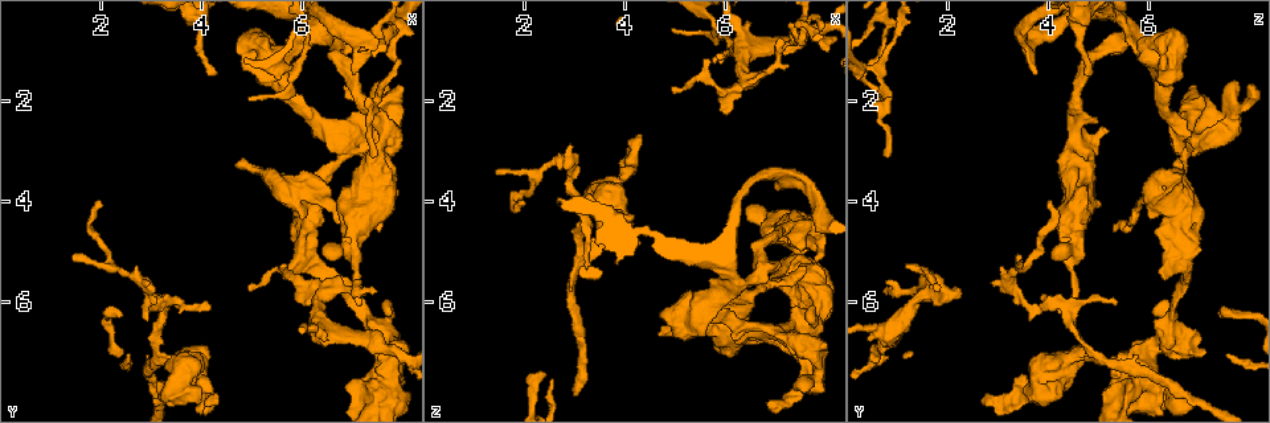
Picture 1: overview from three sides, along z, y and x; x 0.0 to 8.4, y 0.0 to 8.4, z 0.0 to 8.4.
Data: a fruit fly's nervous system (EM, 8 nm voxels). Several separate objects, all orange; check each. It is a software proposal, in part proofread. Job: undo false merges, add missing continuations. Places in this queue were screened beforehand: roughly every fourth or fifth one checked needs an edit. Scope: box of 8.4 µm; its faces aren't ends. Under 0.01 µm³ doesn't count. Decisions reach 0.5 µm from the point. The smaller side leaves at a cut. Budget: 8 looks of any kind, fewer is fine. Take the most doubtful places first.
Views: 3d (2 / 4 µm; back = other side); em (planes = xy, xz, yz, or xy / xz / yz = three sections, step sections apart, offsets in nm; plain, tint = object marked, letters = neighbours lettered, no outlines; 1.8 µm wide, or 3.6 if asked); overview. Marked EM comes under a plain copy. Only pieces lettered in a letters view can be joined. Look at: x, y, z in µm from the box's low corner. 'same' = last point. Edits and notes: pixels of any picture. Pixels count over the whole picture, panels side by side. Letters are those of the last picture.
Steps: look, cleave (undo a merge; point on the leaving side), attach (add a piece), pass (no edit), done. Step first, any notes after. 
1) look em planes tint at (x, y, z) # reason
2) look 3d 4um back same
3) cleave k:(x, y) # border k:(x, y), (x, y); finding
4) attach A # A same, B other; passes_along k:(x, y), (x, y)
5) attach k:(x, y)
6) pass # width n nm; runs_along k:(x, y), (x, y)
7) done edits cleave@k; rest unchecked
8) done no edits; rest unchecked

look 3d 2um at (3.20, 6.05, 4.05) # abrupt turn

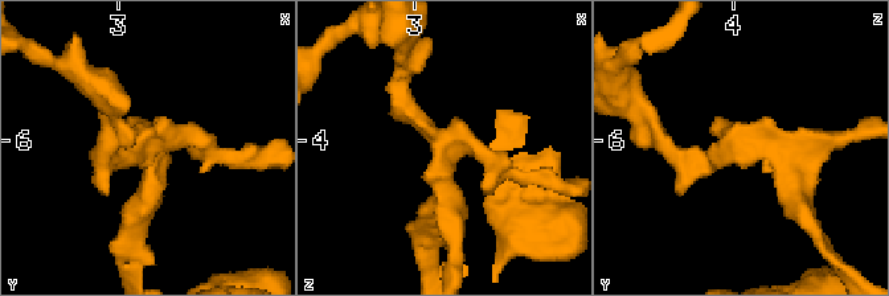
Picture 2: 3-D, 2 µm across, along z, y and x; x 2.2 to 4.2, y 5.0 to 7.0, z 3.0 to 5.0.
look em planes tint at (3.18, 6.02, 4.04) # now the EM

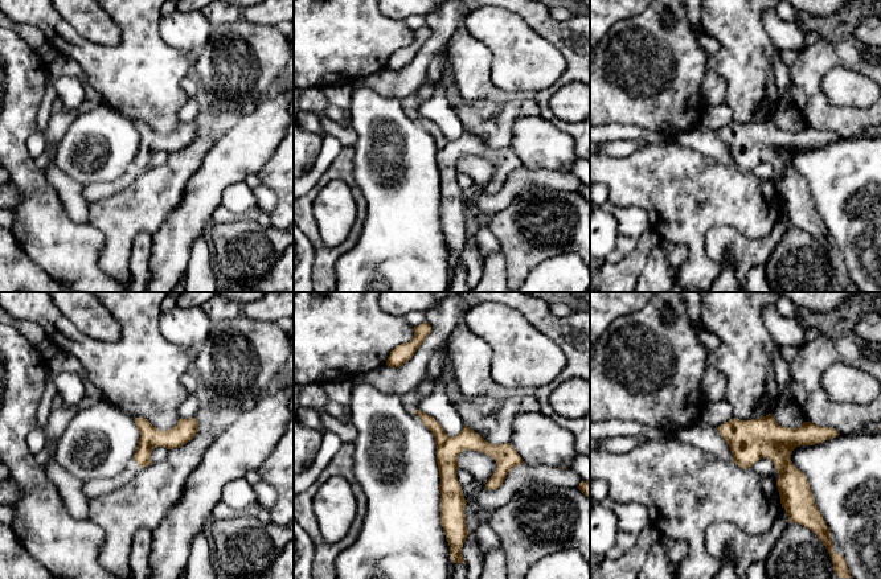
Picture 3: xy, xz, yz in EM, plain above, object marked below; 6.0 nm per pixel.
look em planes letters same # see the neighbours

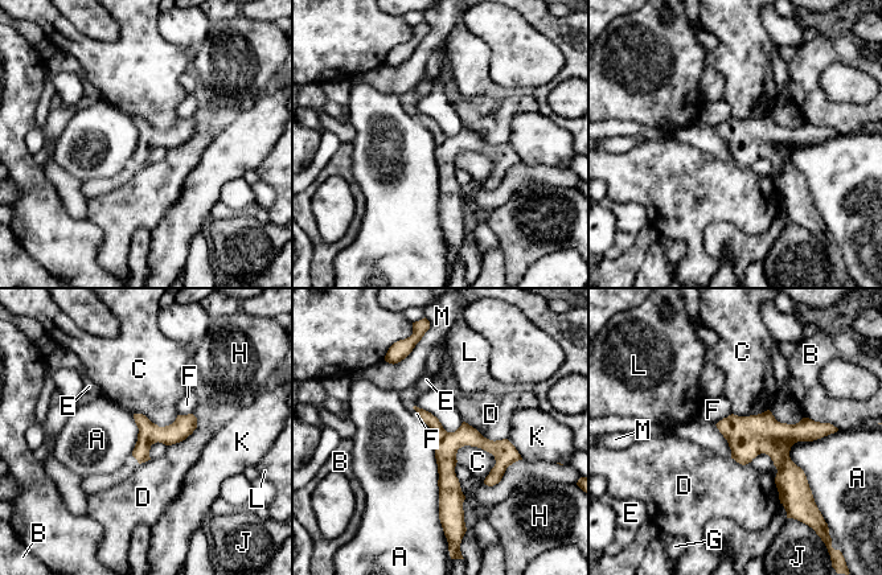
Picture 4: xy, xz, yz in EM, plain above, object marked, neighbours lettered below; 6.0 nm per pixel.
pass # A other, B other, C other, D other, E other, F other, G other, H other, J other, K other, L other, M other; border 4:(419, 418), (433, 432), (443, 528); continuous, no second neuron

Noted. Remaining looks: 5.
look em 3.6um xy step 8 tint at (5.50, 1.20, 6.20) # three arms meet

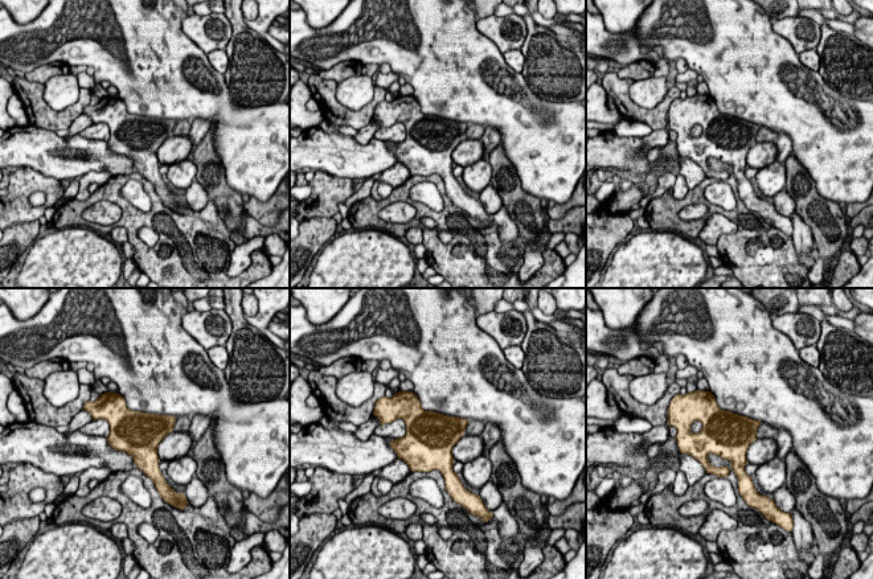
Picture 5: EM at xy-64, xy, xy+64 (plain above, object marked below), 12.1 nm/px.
look em 3.6um planes letters same # another direction

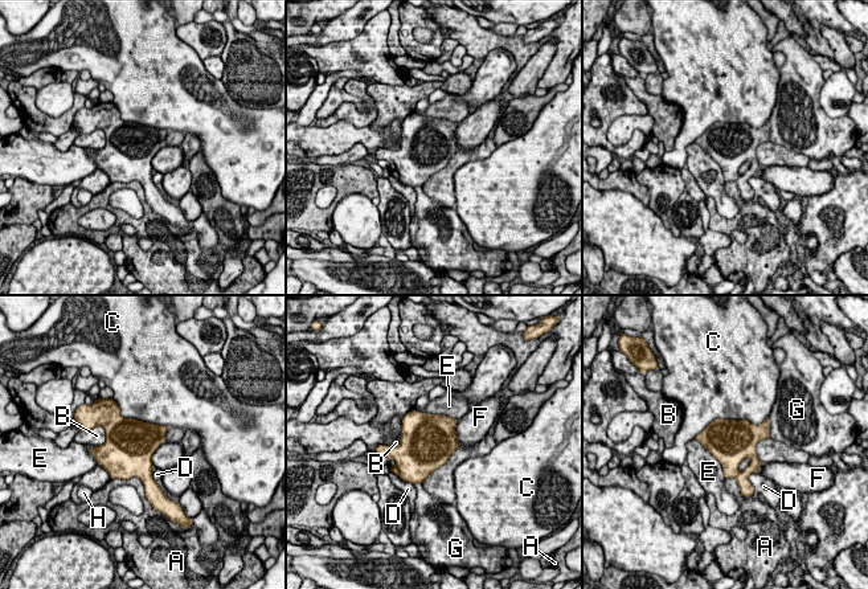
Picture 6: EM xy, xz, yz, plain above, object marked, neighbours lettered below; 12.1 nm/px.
pass # A other, B other, C other, D other, E other, F other, G other, H other; continuous, no second neuron

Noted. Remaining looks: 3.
look em planes letters at (4.30, 7.95, 2.65) # branch stops here

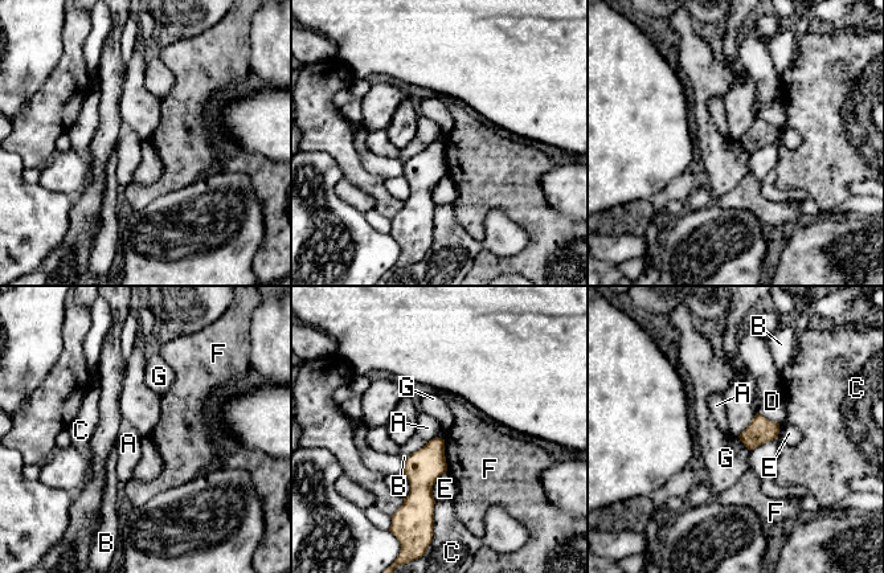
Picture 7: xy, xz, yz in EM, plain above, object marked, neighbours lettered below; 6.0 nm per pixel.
pass # A other, B other, C other, D other, E other, F other, G other; no lettered piece goes on from it

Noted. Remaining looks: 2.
done no edits; rest unchecked

